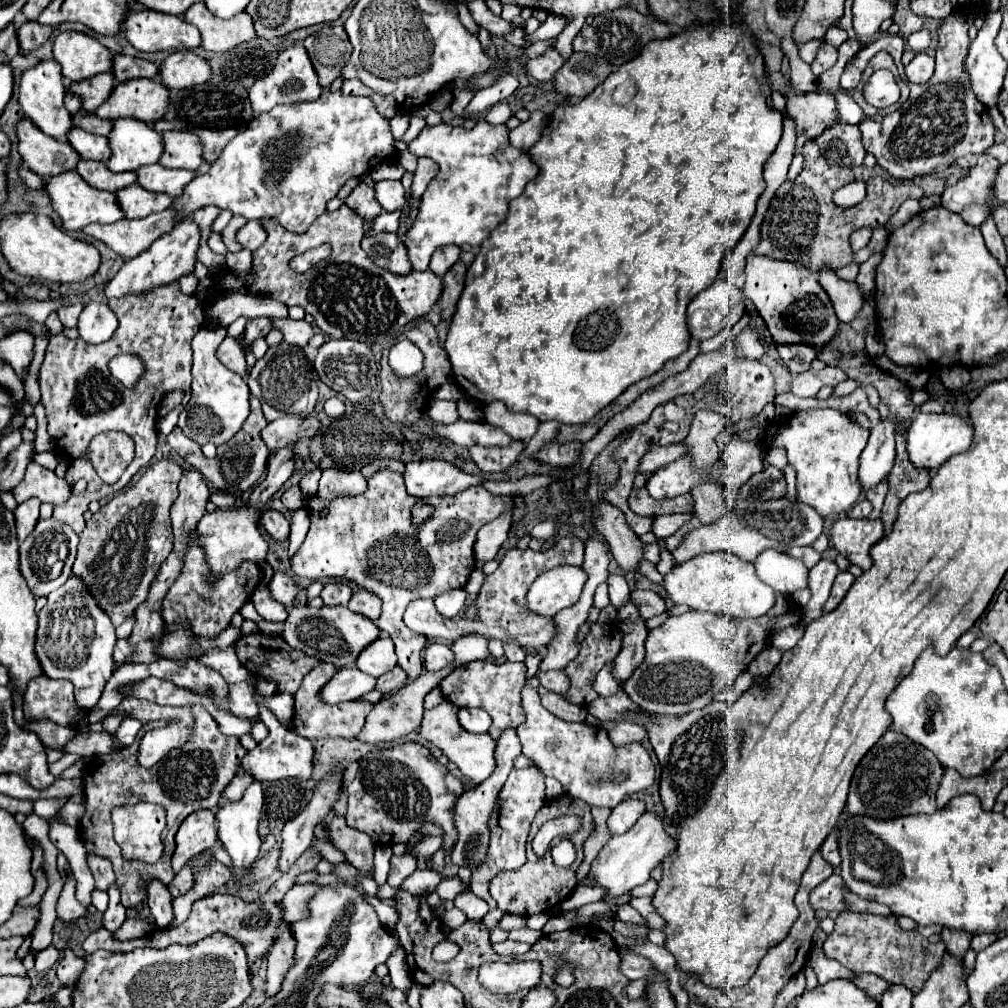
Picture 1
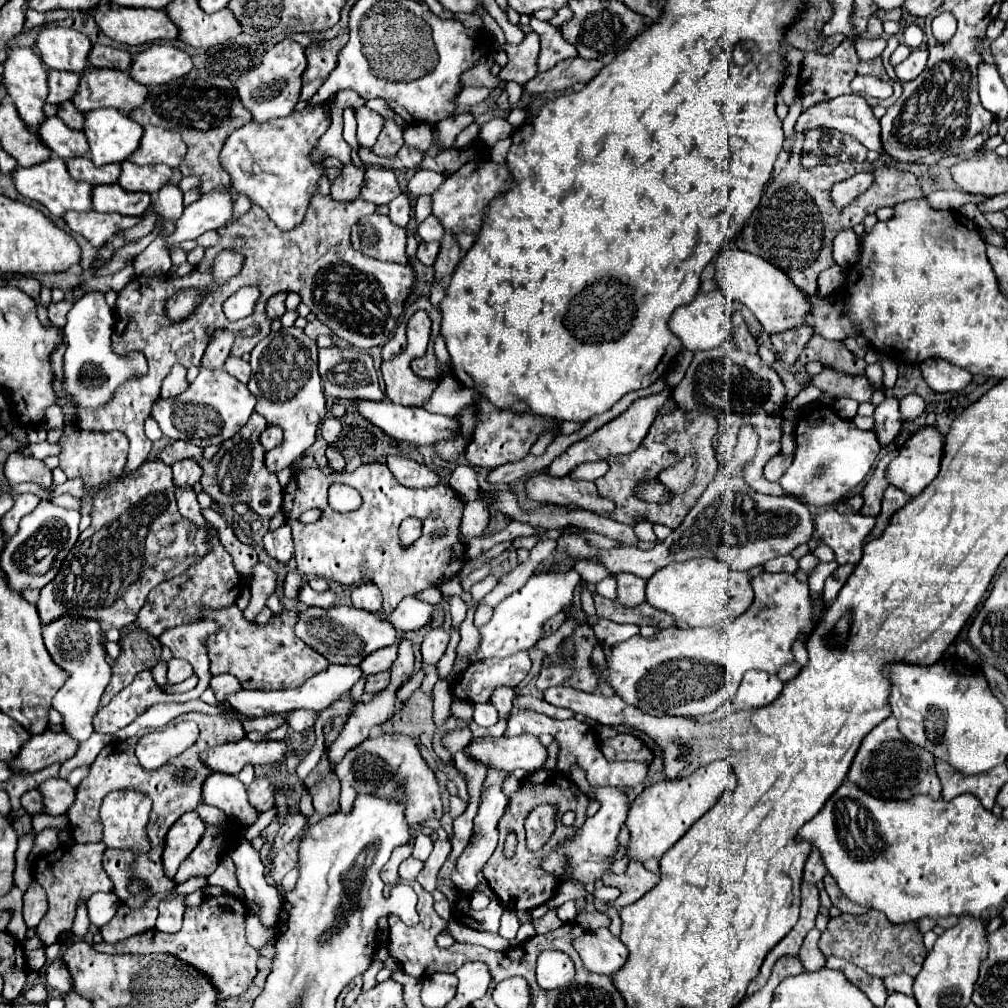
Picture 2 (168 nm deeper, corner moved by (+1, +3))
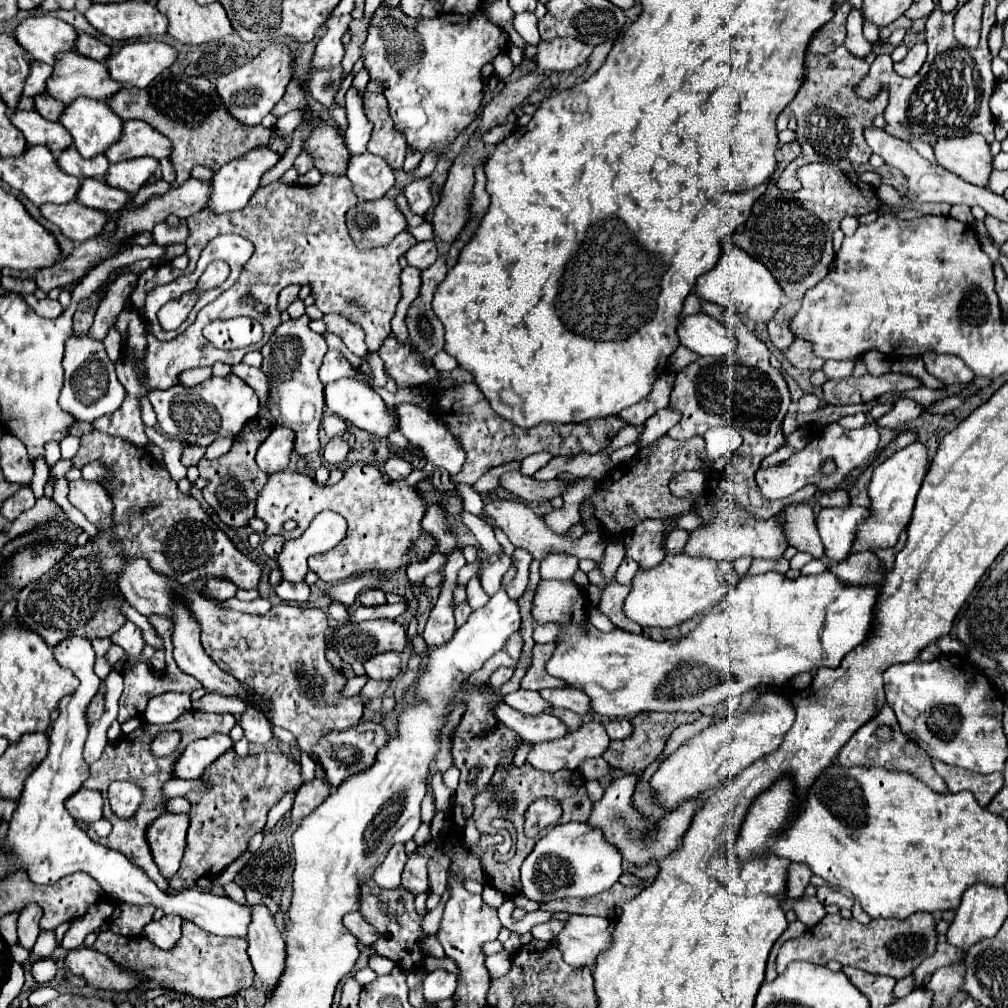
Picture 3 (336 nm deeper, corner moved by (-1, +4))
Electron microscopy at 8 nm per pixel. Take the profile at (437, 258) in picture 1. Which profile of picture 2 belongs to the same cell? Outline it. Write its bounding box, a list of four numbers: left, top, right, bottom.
[417,243,439,265]

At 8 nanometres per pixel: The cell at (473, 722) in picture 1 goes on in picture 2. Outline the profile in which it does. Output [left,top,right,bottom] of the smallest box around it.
[473,703,499,727]

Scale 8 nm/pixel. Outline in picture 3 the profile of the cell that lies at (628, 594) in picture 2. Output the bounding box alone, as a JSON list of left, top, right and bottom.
[623,518,665,568]

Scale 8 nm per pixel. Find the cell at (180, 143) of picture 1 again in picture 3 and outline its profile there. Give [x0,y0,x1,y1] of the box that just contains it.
[105,120,171,162]

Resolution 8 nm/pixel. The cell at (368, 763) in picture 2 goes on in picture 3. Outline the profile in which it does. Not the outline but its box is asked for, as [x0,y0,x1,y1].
[311,722,389,786]

